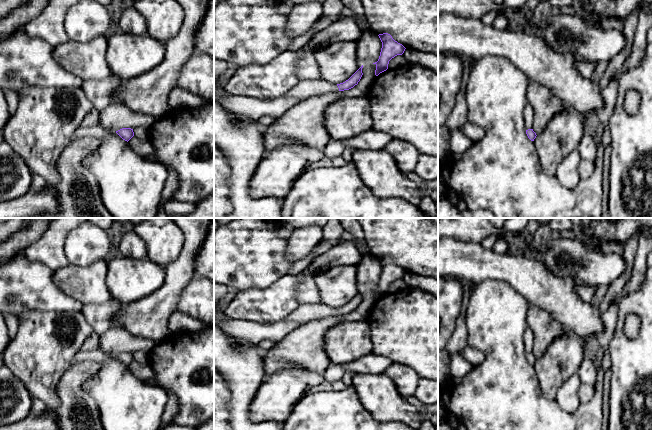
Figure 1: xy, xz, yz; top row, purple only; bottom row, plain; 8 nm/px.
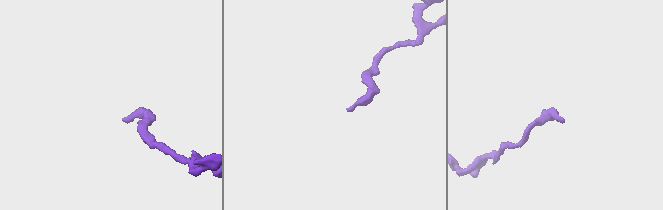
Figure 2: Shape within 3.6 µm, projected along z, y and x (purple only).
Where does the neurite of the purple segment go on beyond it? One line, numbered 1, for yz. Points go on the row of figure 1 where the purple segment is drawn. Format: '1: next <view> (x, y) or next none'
1: next none

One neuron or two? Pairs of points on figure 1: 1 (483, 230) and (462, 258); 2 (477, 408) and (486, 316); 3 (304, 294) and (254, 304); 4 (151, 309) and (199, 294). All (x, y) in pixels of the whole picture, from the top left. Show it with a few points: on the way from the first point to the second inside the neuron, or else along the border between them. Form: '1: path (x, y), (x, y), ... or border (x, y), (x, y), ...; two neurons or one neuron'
1: border (451, 237), (457, 240), (479, 243); two neurons
2: path (497, 385), (496, 339); one neuron
3: border (300, 273), (301, 280), (296, 295), (299, 304); two neurons
4: border (191, 280), (182, 291), (174, 311); two neurons

